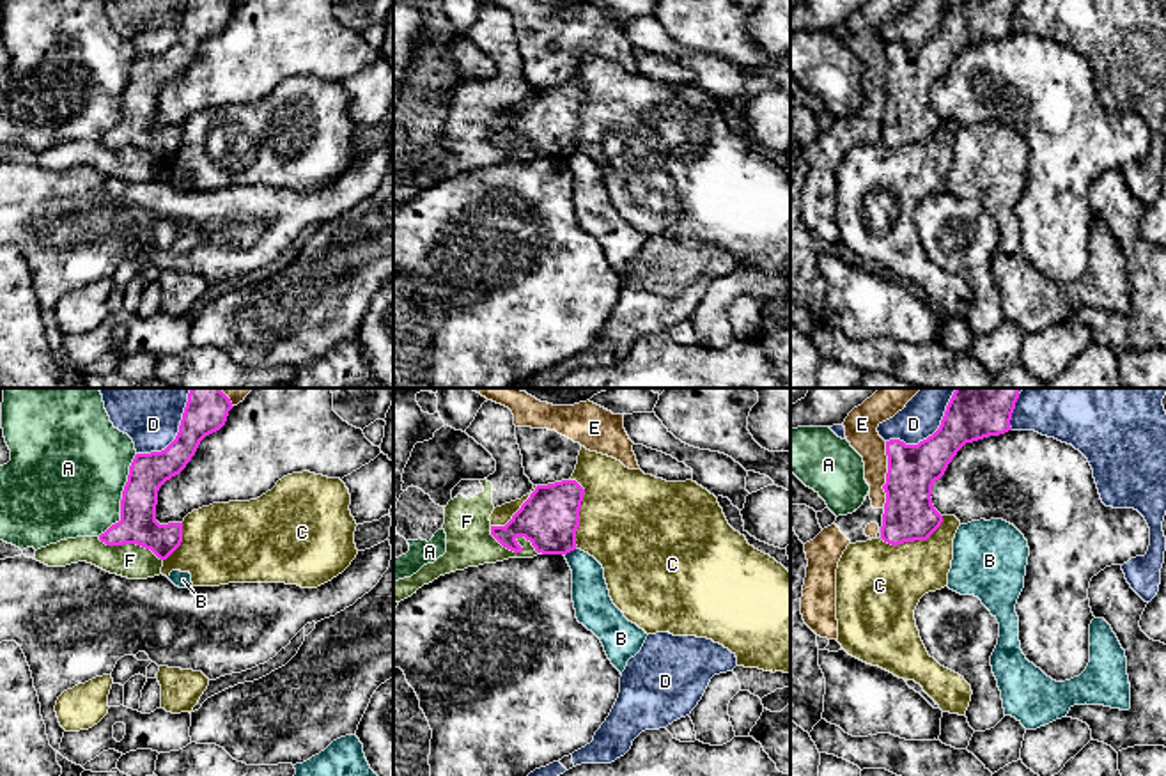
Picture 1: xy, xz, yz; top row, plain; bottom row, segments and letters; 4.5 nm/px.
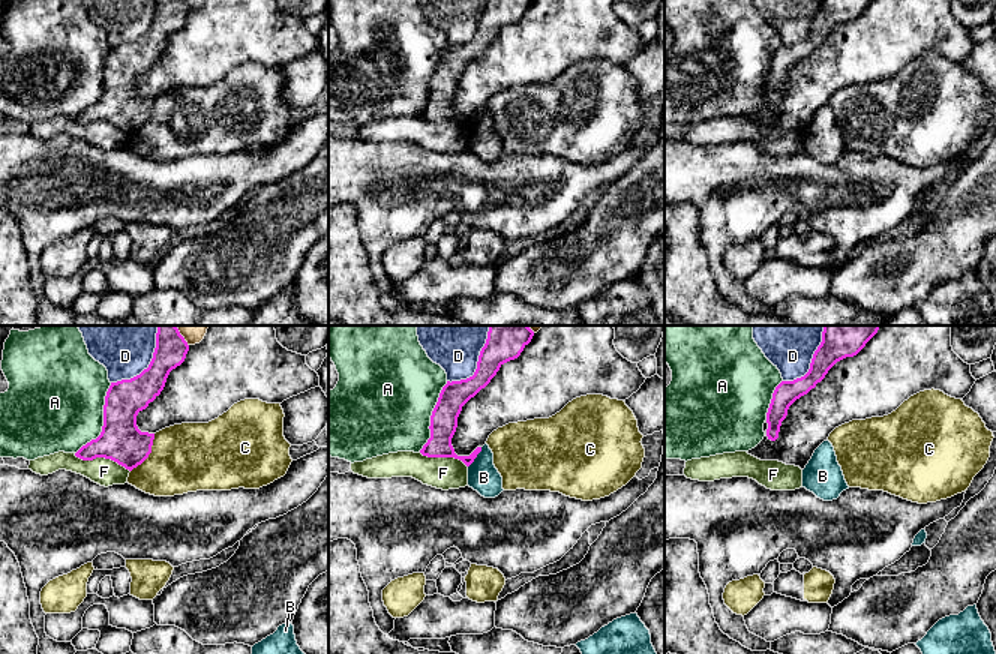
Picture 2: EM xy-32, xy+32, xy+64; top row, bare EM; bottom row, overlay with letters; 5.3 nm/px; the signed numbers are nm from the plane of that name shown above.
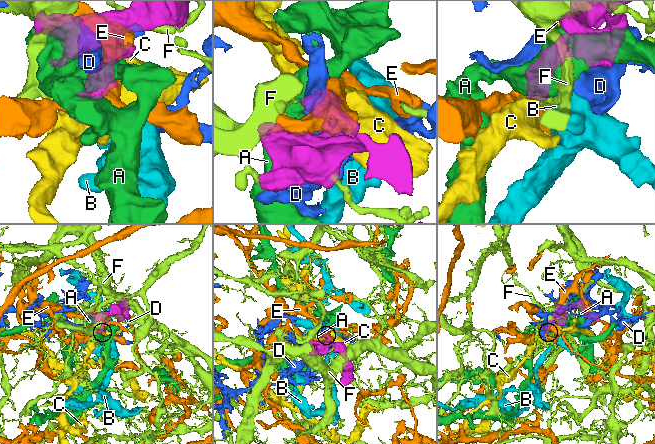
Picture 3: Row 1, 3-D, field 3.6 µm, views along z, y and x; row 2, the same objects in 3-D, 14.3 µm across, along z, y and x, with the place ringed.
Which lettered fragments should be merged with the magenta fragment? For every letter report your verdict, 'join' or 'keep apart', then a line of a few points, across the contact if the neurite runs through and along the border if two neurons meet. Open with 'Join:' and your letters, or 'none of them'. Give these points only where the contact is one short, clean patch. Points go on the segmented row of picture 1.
Join: none of them
A: keep apart
B: keep apart; line xz (576, 546), (564, 555)
C: keep apart
D: keep apart
E: keep apart
F: keep apart

